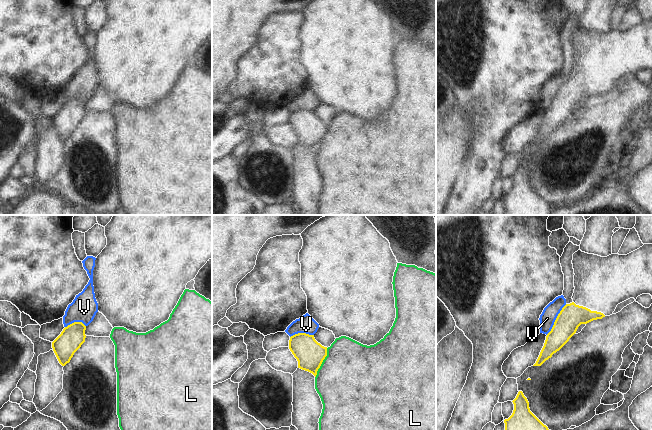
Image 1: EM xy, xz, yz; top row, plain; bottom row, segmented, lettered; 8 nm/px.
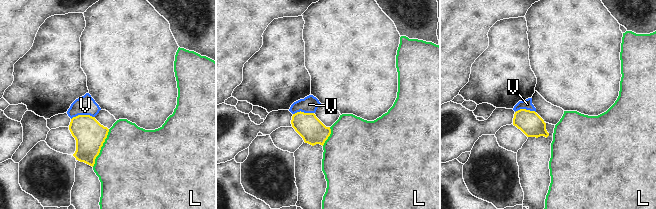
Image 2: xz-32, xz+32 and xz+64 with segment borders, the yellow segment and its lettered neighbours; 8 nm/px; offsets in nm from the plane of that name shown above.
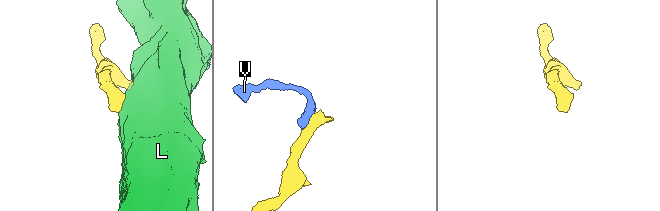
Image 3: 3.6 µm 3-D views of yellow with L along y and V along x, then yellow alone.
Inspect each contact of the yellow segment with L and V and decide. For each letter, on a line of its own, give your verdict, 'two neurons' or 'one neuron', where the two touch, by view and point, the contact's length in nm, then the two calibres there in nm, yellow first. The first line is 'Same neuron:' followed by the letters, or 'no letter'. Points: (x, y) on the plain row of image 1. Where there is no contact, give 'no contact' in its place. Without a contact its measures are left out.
Same neuron: no letter
L: two neurons | xz (321, 139) | 260 nm | 220/500 nm
V: two neurons | yz (556, 95) | 300 nm | 200/120 nm

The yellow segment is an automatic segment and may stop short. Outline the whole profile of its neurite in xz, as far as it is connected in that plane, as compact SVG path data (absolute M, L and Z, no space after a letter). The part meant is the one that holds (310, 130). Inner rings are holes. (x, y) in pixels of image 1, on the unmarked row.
M298 109L290 113L289 125L298 137L298 144L316 153L318 145L327 132L327 123L318 119L314 111Z

